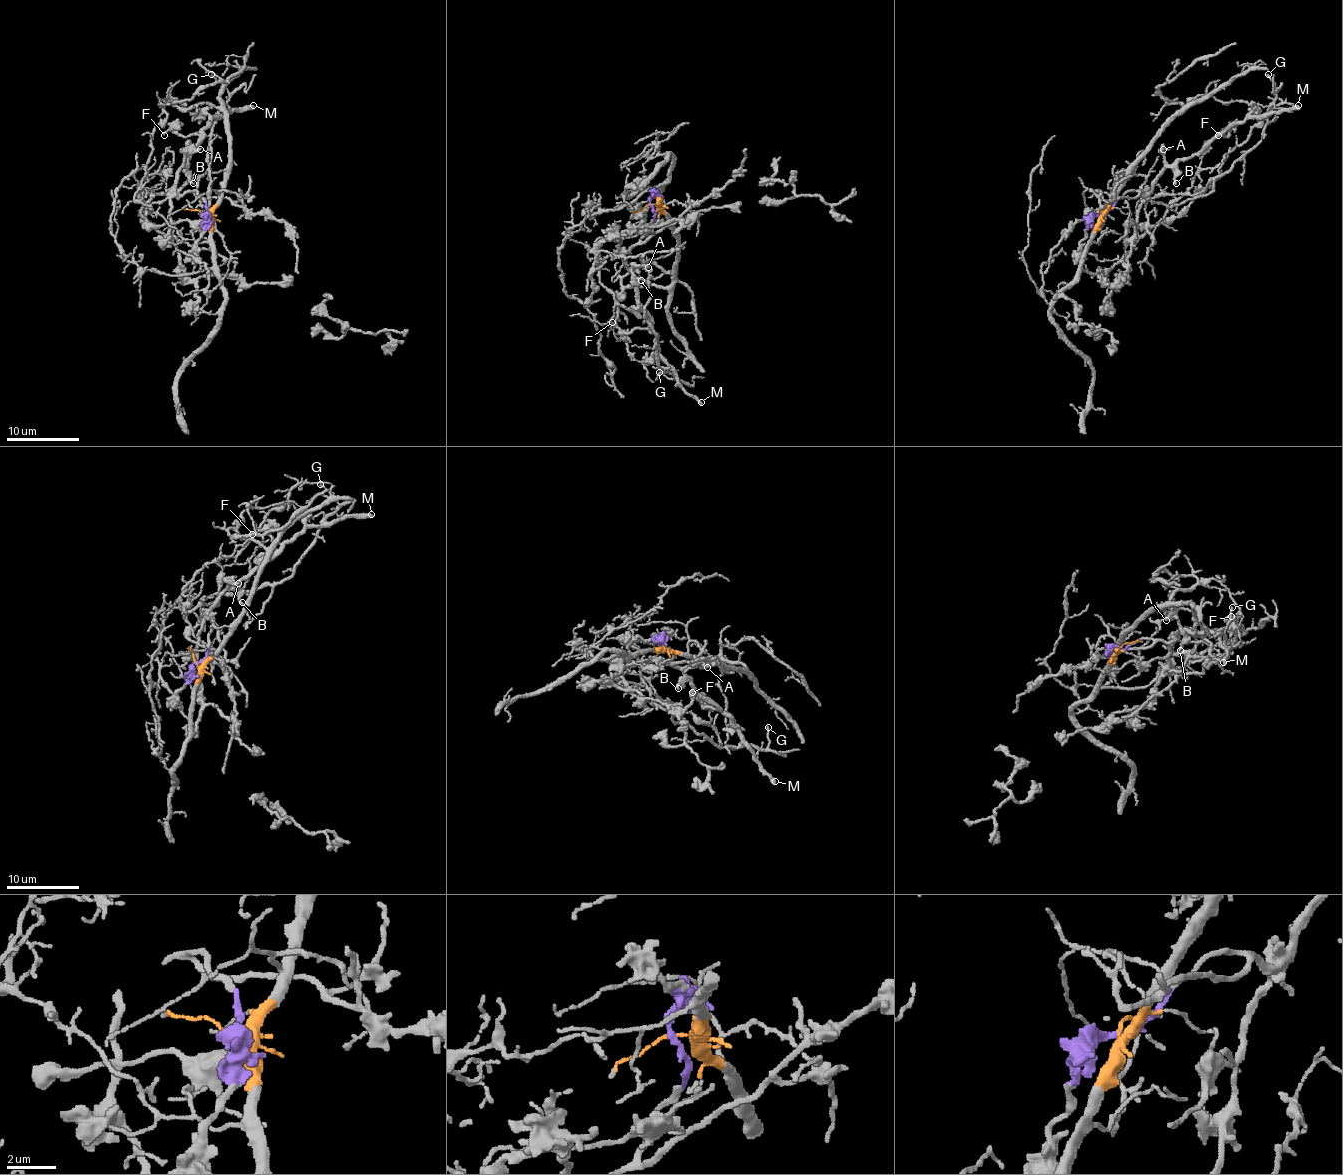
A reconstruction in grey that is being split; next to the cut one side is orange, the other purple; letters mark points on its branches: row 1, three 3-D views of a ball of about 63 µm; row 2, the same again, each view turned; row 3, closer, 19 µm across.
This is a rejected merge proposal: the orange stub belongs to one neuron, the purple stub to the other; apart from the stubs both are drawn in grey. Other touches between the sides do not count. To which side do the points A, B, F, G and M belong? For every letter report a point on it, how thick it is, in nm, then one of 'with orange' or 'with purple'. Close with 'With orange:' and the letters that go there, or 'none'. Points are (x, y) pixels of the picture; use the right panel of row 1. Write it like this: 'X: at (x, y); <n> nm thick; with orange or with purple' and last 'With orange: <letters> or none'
A: at (1163, 149); 260 nm thick; with purple
B: at (1176, 183); 280 nm thick; with purple
F: at (1218, 135); 170 nm thick; with purple
G: at (1268, 74); 130 nm thick; with purple
M: at (1298, 105); 360 nm thick; with purple
With orange: none

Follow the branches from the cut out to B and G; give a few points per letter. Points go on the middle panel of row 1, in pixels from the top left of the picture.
B: (650, 204), (654, 218), (636, 244), (623, 255), (623, 264), (641, 280)
G: (650, 204), (654, 218), (623, 264), (630, 271), (637, 304), (648, 315), (656, 349), (676, 380), (659, 371)

